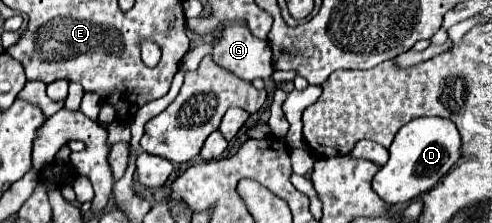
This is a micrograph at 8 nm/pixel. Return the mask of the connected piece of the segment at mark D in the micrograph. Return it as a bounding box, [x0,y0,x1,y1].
[373,117,461,205]

